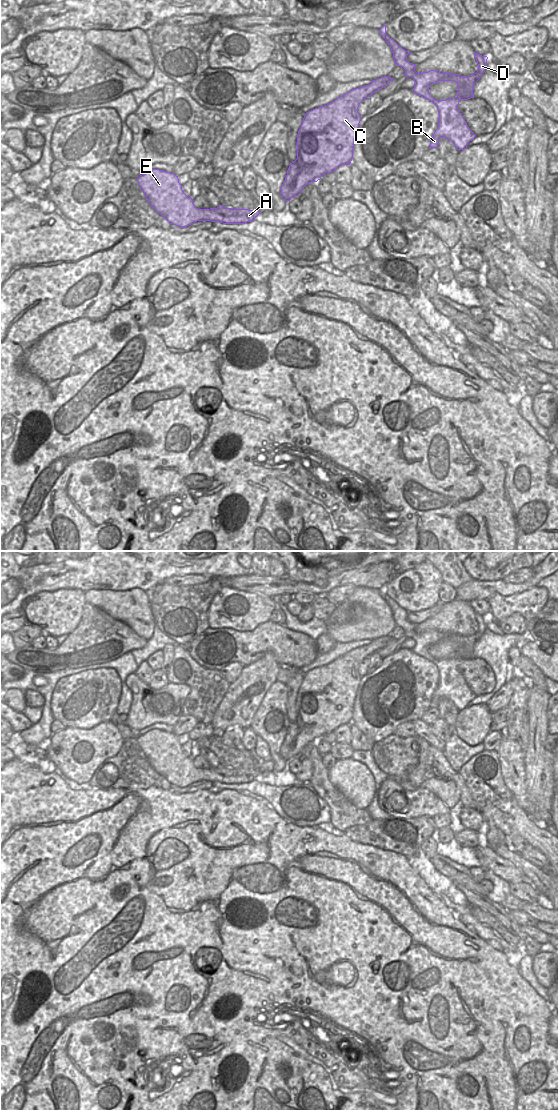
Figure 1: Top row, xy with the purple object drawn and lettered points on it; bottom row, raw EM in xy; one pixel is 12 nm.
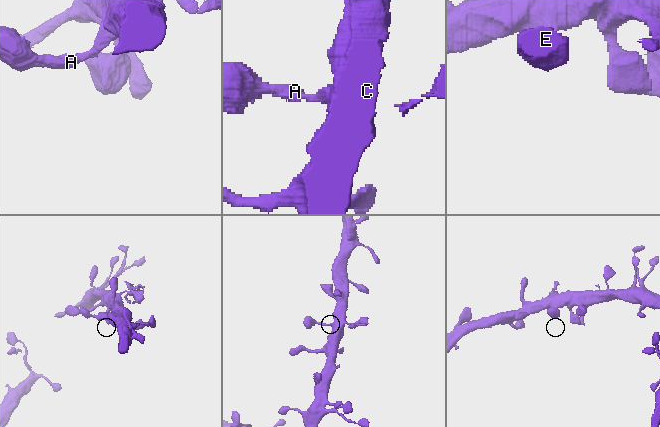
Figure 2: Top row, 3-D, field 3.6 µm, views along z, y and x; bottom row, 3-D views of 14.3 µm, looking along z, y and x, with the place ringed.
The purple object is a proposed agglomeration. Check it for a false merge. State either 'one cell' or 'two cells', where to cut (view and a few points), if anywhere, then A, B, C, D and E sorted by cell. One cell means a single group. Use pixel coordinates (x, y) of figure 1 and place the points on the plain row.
one cell; cut none; groups A B C D E

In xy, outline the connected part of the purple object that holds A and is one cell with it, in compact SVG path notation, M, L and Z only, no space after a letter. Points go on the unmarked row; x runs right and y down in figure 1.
M152 729L137 738L151 767L170 784L185 788L197 781L245 784L261 774L259 770L234 769L225 766L198 769L193 759L182 750L178 736L164 730Z

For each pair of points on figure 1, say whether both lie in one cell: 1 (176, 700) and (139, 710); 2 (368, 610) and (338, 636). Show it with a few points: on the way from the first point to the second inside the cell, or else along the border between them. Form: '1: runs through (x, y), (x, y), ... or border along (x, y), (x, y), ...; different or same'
1: runs through (167, 702), (163, 706), (148, 707); same
2: runs through (361, 617), (345, 633); same

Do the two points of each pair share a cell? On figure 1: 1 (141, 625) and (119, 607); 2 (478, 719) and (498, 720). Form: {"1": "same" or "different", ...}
{"1": "same", "2": "different"}

